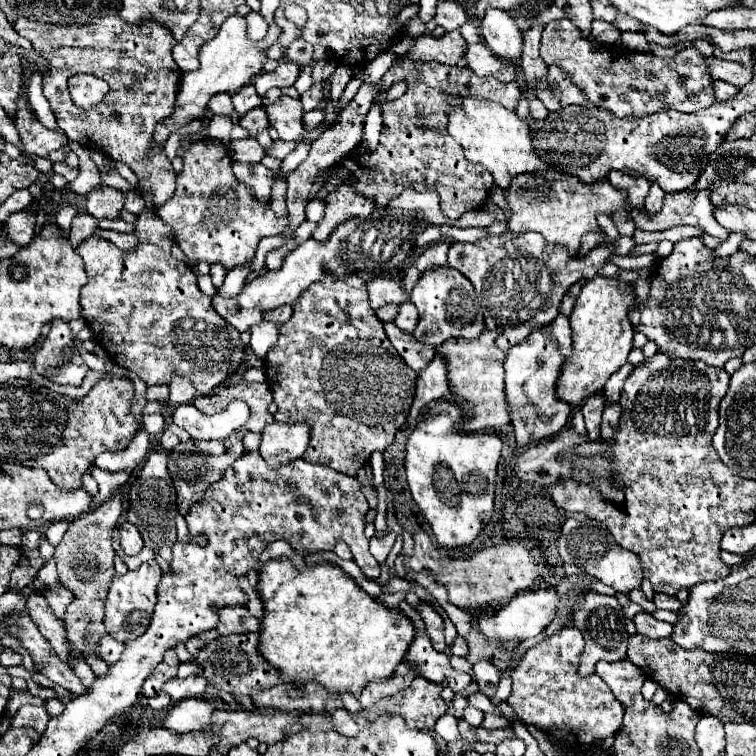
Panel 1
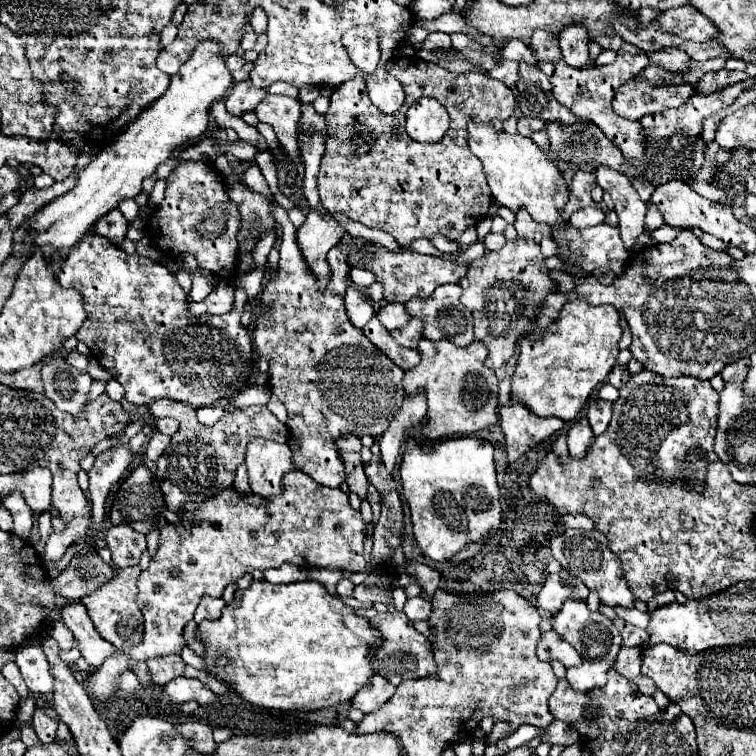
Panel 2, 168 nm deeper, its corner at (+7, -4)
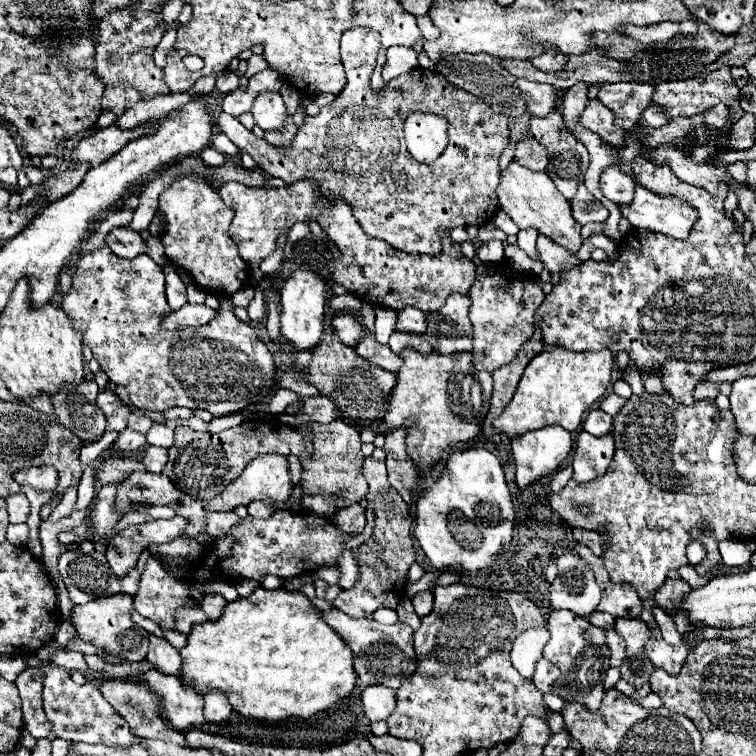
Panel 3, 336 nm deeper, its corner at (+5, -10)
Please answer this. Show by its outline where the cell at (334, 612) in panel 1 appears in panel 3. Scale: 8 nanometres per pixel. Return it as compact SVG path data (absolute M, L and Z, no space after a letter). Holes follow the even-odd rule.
M258 586L248 598L230 602L216 622L204 622L192 628L180 656L184 660L182 678L186 678L198 694L220 690L228 696L236 712L268 722L286 720L290 716L310 718L346 698L358 682L350 646L322 620L322 612L312 606L308 596L286 588L266 590Z

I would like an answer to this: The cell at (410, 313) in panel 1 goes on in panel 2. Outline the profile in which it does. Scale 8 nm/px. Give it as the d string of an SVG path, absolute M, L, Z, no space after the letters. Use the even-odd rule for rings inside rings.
M412 318L406 326L402 328L396 328L392 330L392 338L400 344L400 346L406 346L406 348L416 348L420 338L422 338L422 328L424 324L418 320L418 318Z

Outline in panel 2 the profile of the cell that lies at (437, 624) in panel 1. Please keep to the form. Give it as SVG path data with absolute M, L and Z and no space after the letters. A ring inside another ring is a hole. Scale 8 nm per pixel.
M416 596L416 598L408 598L406 606L404 606L404 614L416 622L416 620L428 620L430 616L430 610L432 610L432 604L428 600L424 600L422 596Z

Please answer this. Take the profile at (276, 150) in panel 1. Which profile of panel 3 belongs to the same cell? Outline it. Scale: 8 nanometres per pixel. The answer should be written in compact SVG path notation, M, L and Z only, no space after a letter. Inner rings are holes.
M162 174L162 176L156 176L150 184L144 186L144 190L140 192L140 206L136 208L134 212L134 218L130 222L130 228L140 232L140 230L146 230L148 224L152 222L152 218L156 216L158 212L158 198L160 194L164 192L164 188L168 188L176 178L168 176L168 174Z

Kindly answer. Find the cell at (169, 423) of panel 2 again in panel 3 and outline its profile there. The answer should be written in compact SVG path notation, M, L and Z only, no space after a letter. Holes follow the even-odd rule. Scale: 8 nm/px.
M152 424L152 428L146 434L148 444L152 446L162 446L162 448L170 448L174 444L174 430L170 430L164 424Z

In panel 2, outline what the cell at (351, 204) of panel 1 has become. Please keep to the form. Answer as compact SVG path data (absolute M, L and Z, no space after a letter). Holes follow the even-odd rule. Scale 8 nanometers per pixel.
M316 210L308 212L306 222L296 232L296 240L302 250L302 256L308 262L308 268L312 270L316 280L320 282L320 290L324 290L324 286L332 276L326 254L344 236L346 230L338 222L334 222L328 212L320 214Z

